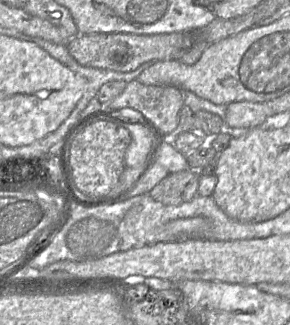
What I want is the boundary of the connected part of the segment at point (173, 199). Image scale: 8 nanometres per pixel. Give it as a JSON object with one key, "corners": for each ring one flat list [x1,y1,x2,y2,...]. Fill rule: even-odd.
{"corners":[[194,170,169,174,161,180,149,195,164,205,178,206,198,195,199,175]]}

